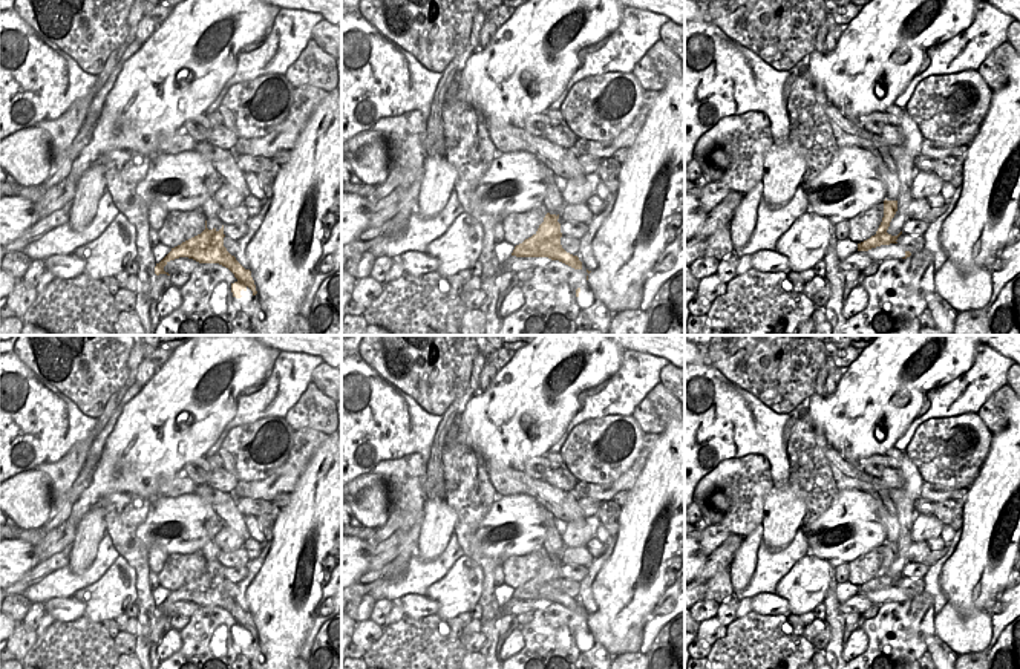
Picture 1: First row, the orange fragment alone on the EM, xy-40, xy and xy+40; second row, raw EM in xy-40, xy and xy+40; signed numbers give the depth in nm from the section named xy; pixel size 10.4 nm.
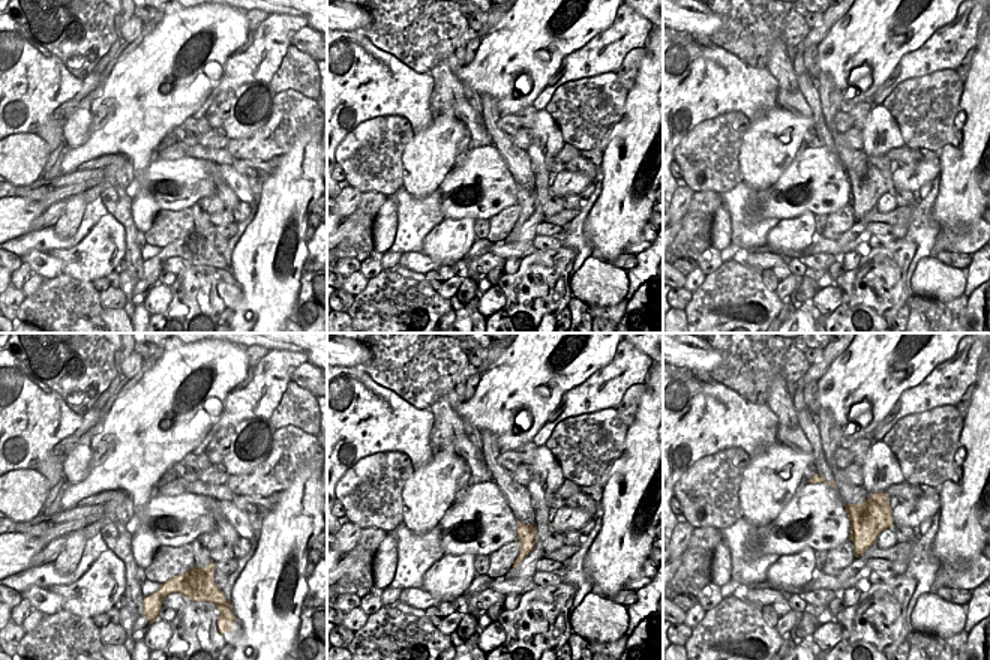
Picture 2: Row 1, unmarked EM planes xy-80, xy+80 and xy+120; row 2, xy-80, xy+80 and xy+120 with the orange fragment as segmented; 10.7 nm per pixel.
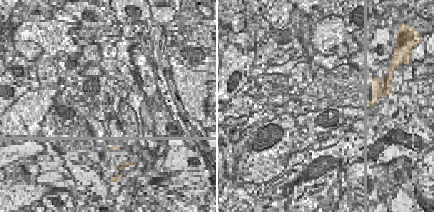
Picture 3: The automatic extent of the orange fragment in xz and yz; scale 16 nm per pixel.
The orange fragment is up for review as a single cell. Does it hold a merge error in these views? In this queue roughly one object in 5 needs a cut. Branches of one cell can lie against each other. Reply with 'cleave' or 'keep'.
keep

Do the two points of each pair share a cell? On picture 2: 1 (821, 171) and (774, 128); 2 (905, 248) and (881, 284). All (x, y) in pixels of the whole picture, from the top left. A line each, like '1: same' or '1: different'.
1: different
2: same

